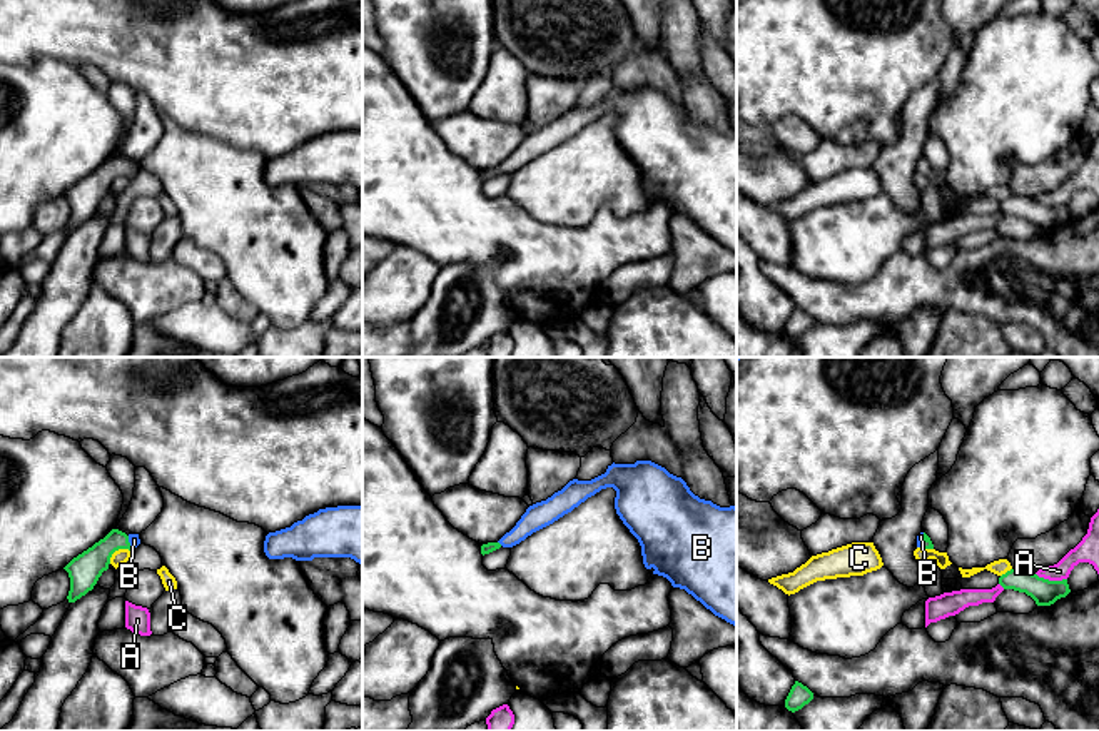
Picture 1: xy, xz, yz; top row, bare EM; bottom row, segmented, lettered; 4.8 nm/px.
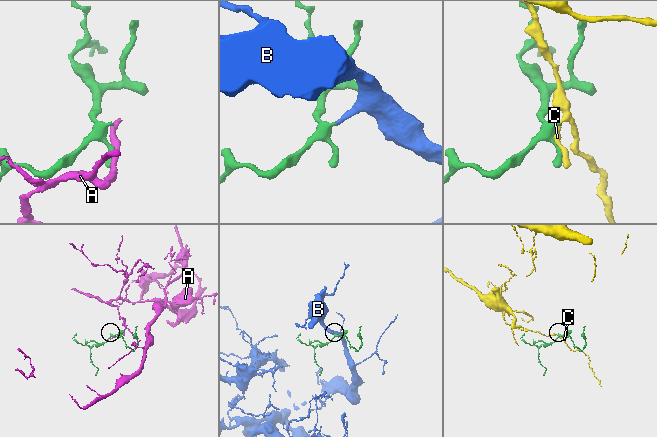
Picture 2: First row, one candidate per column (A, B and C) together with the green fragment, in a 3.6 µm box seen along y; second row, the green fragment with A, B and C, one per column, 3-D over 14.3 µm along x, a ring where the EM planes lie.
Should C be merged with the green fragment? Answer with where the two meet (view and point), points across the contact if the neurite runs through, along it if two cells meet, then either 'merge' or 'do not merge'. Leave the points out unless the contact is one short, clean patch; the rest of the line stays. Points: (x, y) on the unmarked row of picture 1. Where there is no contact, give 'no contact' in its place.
xy (116, 176) | do not merge

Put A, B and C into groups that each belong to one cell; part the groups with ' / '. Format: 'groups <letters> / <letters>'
groups A / B / C

